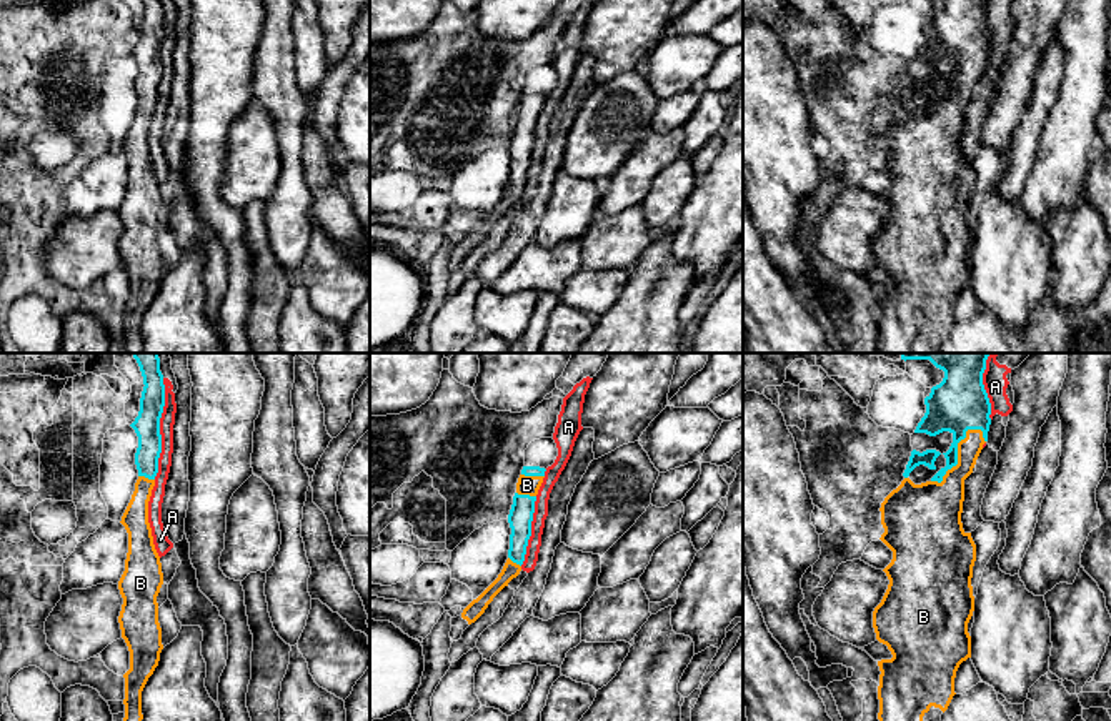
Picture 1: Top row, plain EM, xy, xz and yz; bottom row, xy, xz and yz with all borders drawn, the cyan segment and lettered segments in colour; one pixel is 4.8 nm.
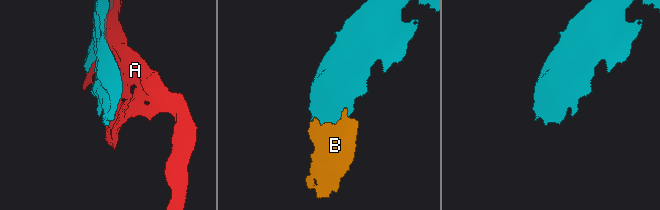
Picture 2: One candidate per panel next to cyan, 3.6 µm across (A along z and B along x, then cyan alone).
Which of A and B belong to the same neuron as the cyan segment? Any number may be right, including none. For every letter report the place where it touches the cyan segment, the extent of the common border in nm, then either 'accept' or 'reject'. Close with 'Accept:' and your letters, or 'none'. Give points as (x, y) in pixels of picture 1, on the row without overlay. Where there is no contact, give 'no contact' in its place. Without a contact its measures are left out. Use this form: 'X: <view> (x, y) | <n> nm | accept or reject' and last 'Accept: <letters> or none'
A: xy (159, 55) | 500 nm | reject
B: yz (956, 82) | 360 nm | accept
Accept: B

